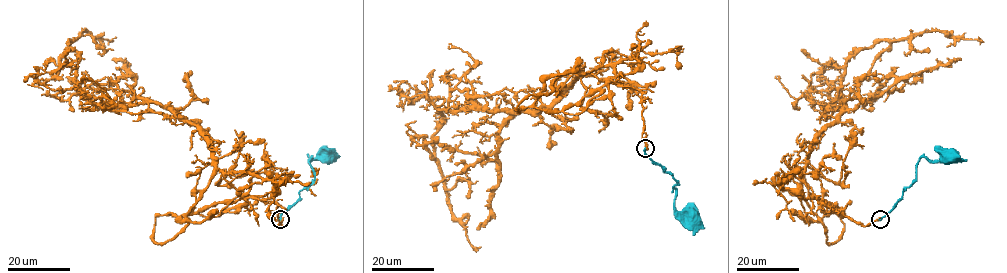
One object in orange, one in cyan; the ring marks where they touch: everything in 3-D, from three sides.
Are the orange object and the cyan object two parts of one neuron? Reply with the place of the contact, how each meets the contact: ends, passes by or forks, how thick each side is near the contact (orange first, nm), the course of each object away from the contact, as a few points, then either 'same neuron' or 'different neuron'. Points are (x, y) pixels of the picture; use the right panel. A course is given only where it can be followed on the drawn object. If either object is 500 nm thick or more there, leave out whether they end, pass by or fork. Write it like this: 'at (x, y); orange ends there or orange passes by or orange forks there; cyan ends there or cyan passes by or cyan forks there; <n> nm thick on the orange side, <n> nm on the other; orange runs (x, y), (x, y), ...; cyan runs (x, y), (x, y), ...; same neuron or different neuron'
at (880, 219); orange ends there; cyan ends there; 480 nm thick on the orange side, 300 nm on the other; orange runs (880, 219), (858, 224), (804, 179), (809, 145), (842, 109), (845, 62), (925, 32), (978, 37); cyan runs (880, 219), (916, 179), (916, 165), (921, 157), (940, 161), (948, 156); different neuron

